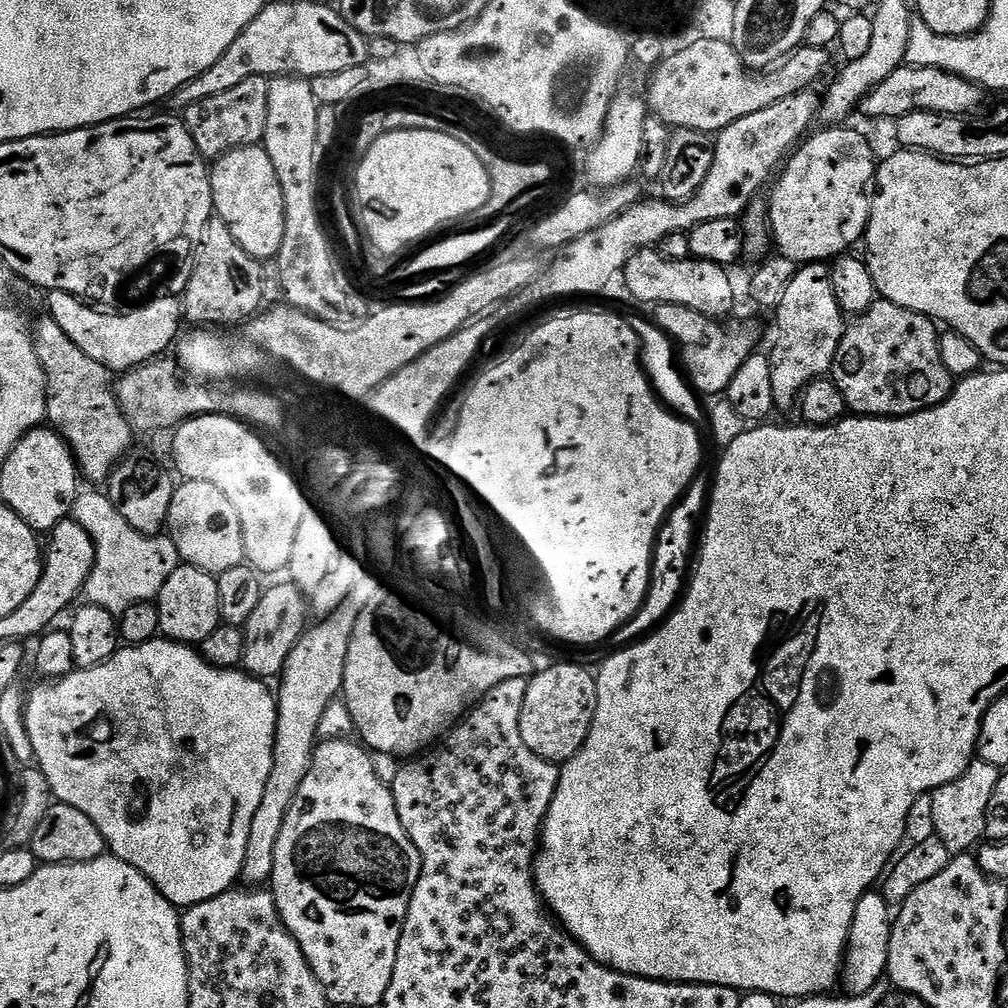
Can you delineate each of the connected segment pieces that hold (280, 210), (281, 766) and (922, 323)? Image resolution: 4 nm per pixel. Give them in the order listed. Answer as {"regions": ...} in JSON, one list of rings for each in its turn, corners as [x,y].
{"regions":[[[[263,146],[230,150],[211,165],[210,175],[215,215],[230,226],[238,246],[242,246],[250,258],[261,262],[275,261],[286,234],[286,210],[280,179],[267,150]]],[[[372,570],[365,571],[363,576],[360,576],[354,586],[350,589],[350,594],[346,594],[346,598],[340,606],[335,608],[333,612],[328,613],[327,617],[319,621],[320,625],[309,627],[304,635],[300,637],[300,641],[294,646],[294,650],[290,650],[290,654],[284,663],[284,671],[278,677],[278,685],[280,684],[280,692],[275,693],[276,697],[276,741],[274,742],[274,762],[270,770],[270,778],[266,778],[266,790],[262,793],[262,802],[258,805],[258,811],[254,814],[254,822],[250,822],[250,842],[246,842],[246,862],[240,871],[240,880],[248,886],[264,886],[271,881],[272,871],[274,870],[274,846],[278,846],[278,834],[282,834],[282,822],[286,822],[286,814],[290,810],[290,802],[294,802],[294,798],[298,794],[298,786],[302,786],[302,782],[306,778],[306,774],[312,765],[312,754],[318,747],[318,735],[320,733],[320,723],[322,722],[322,714],[328,707],[341,695],[344,686],[344,667],[346,666],[346,654],[350,646],[350,638],[354,634],[354,626],[358,622],[358,618],[362,614],[362,610],[366,610],[366,606],[370,606],[370,602],[374,598],[374,594],[378,594],[382,587],[382,581],[372,573]]],[[[883,298],[877,299],[868,312],[855,317],[845,327],[836,360],[832,363],[830,379],[836,383],[838,390],[842,390],[842,398],[846,398],[849,409],[857,416],[918,414],[941,404],[954,387],[954,377],[942,362],[937,321]]]]}

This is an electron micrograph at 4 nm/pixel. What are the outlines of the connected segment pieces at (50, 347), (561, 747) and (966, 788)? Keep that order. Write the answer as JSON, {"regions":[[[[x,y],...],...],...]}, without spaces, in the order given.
{"regions":[[[[44,318],[40,325],[35,325],[34,339],[36,349],[40,355],[40,361],[44,367],[44,373],[48,379],[48,414],[47,423],[68,443],[72,451],[72,457],[76,459],[76,466],[81,477],[88,480],[107,481],[112,475],[117,464],[129,455],[134,437],[134,429],[128,419],[122,414],[122,410],[116,401],[114,380],[107,368],[102,367],[94,358],[82,354],[66,334],[62,334],[62,326],[50,318]]],[[[556,662],[551,666],[553,668],[545,672],[537,671],[528,680],[526,702],[520,707],[520,729],[522,742],[526,742],[534,754],[562,766],[582,750],[592,729],[596,713],[596,678],[587,667],[578,664]]],[[[973,759],[963,775],[931,793],[930,812],[933,833],[953,855],[965,855],[975,849],[987,833],[988,810],[1001,771],[980,759]]]]}

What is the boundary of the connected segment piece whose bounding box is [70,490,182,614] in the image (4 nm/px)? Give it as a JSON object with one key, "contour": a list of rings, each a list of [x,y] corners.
{"contour":[[[77,491],[70,519],[82,526],[96,543],[96,561],[90,578],[84,584],[83,599],[107,612],[119,614],[130,610],[130,606],[135,604],[149,603],[154,593],[159,594],[162,586],[166,586],[166,578],[170,578],[170,574],[174,574],[174,570],[182,563],[178,546],[174,546],[171,535],[161,534],[154,540],[154,544],[157,544],[156,560],[160,563],[160,568],[151,572],[146,565],[140,564],[144,560],[143,554],[132,552],[136,548],[136,540],[141,539],[140,532],[134,530],[134,526],[130,526],[122,514],[118,514],[114,502],[103,491]]]}

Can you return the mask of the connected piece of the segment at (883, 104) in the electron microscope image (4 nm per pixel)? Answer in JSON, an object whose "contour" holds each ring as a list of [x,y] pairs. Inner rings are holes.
{"contour":[[[902,66],[886,78],[886,82],[878,82],[867,94],[859,106],[872,120],[888,119],[895,122],[901,116],[911,112],[933,112],[934,114],[950,114],[951,116],[967,116],[975,113],[975,108],[983,102],[985,89],[979,84],[970,82],[961,76],[950,74],[937,68],[914,68]]]}

